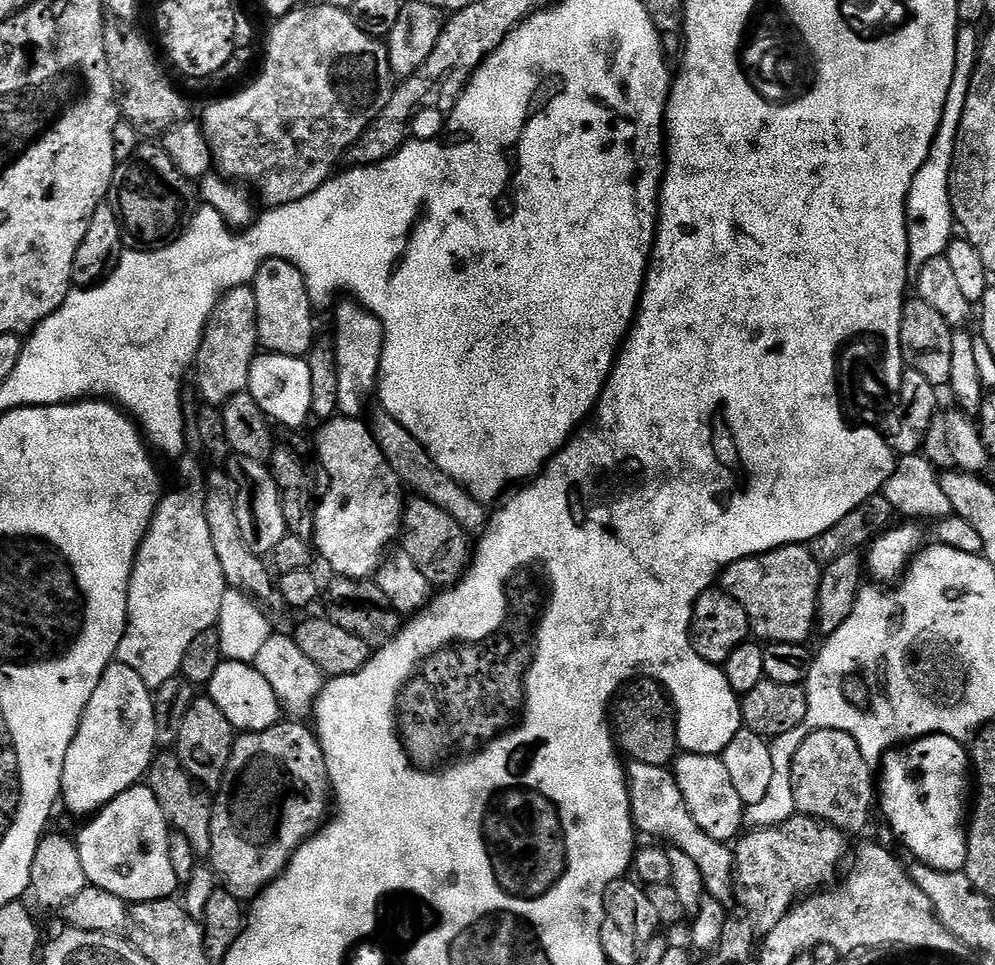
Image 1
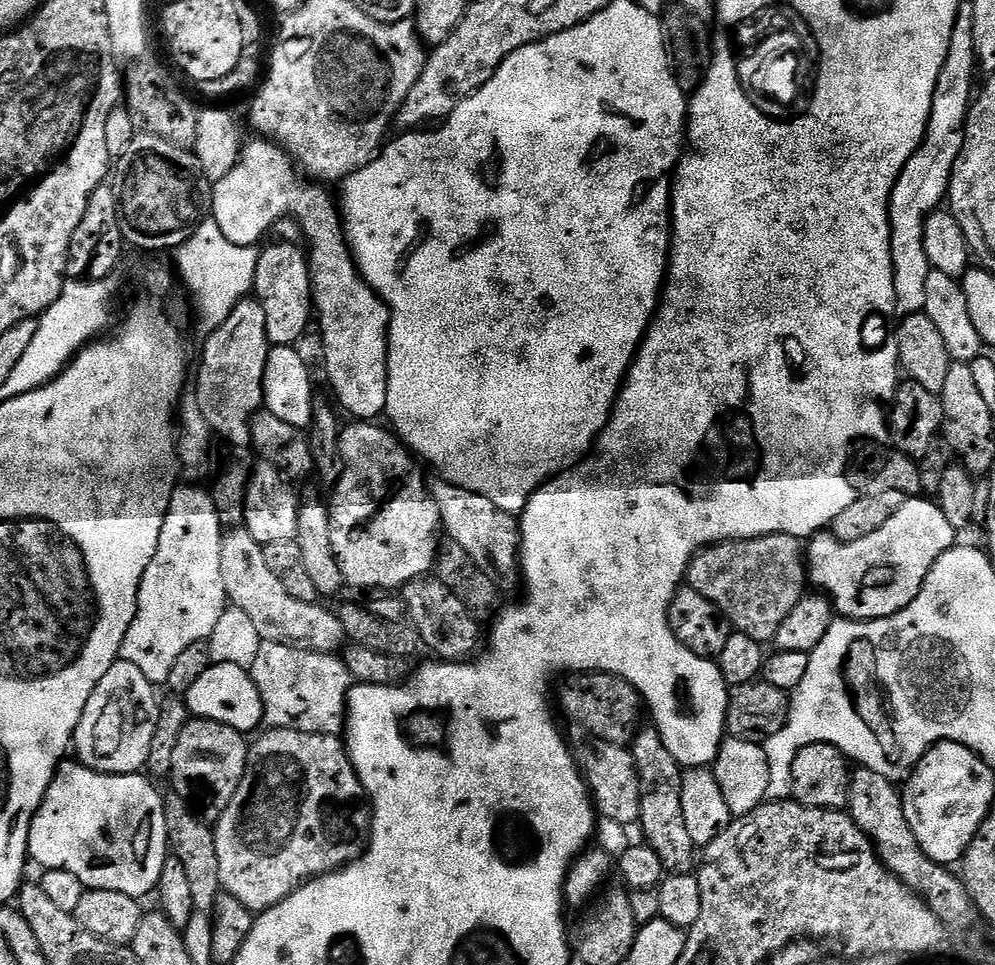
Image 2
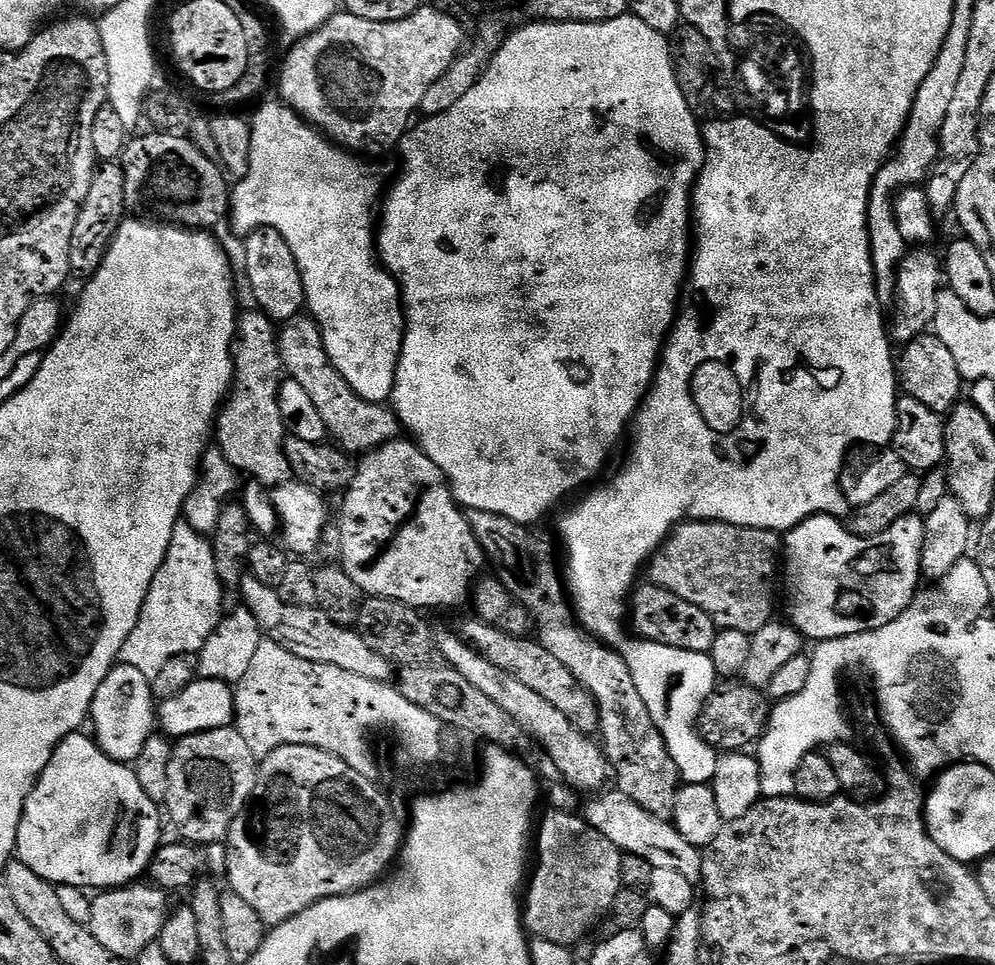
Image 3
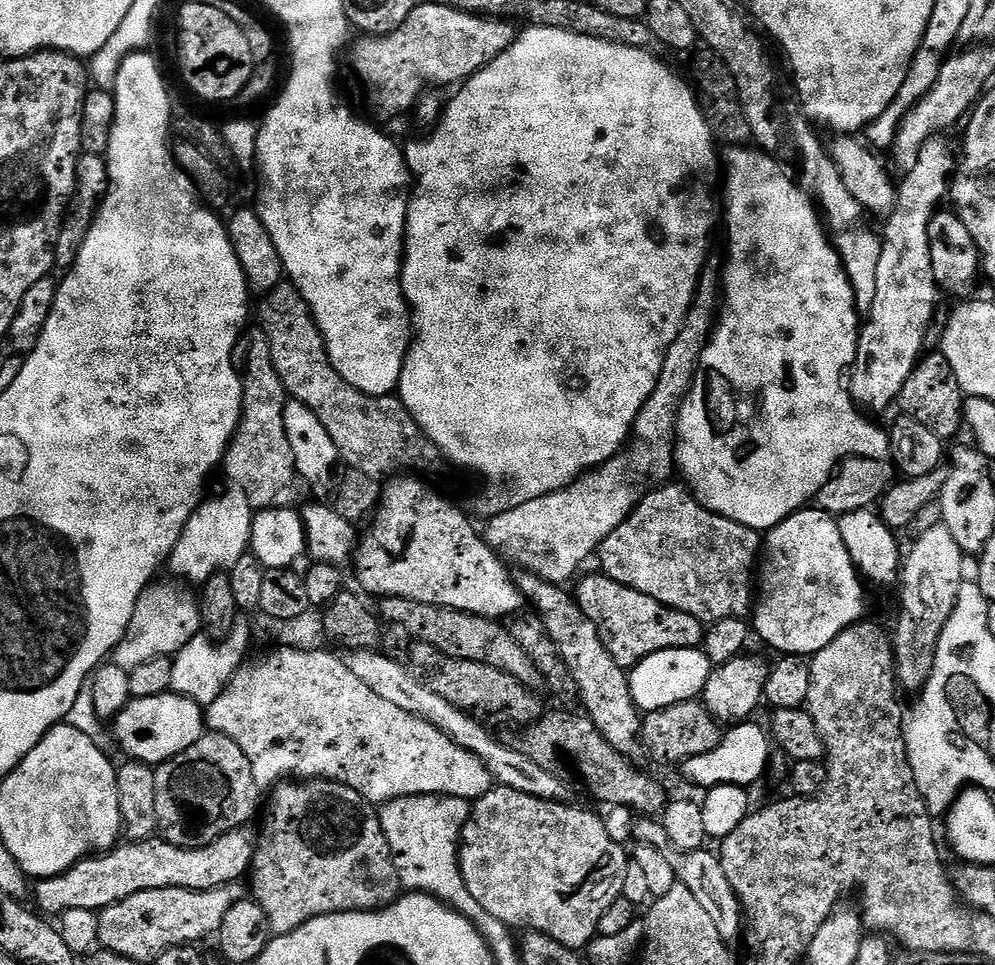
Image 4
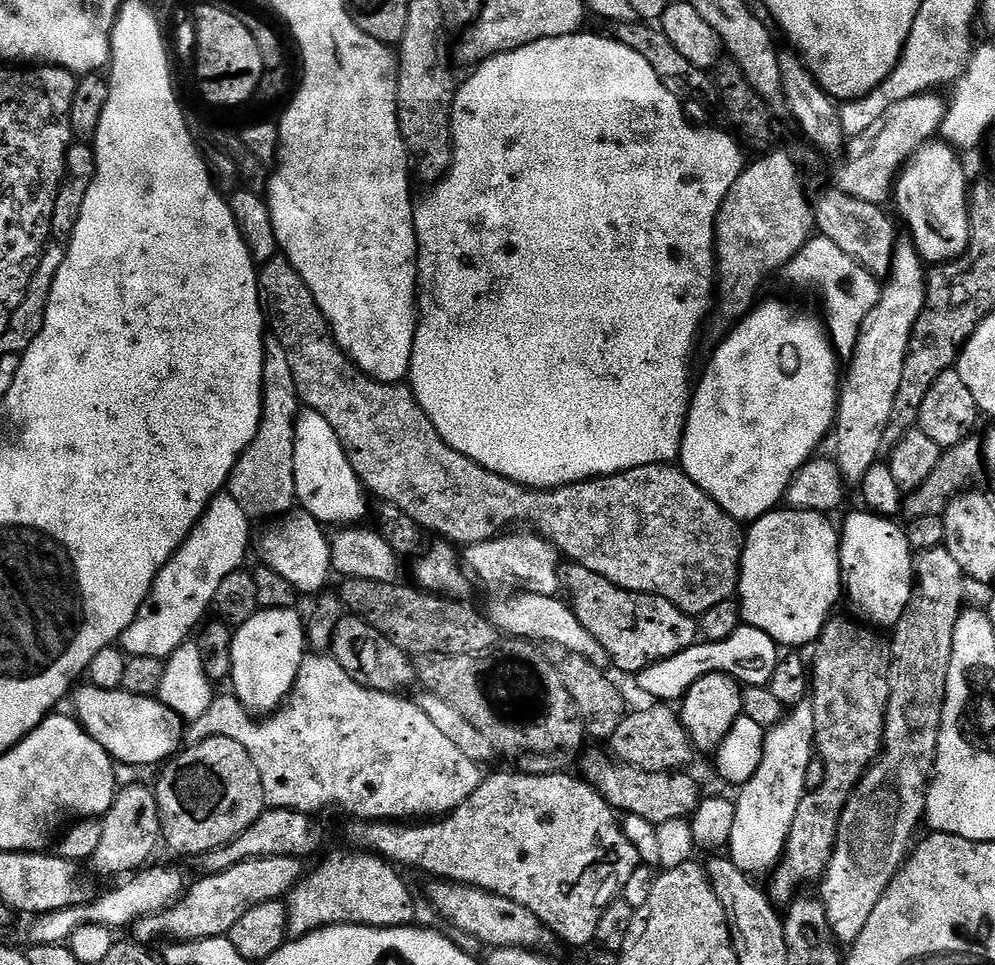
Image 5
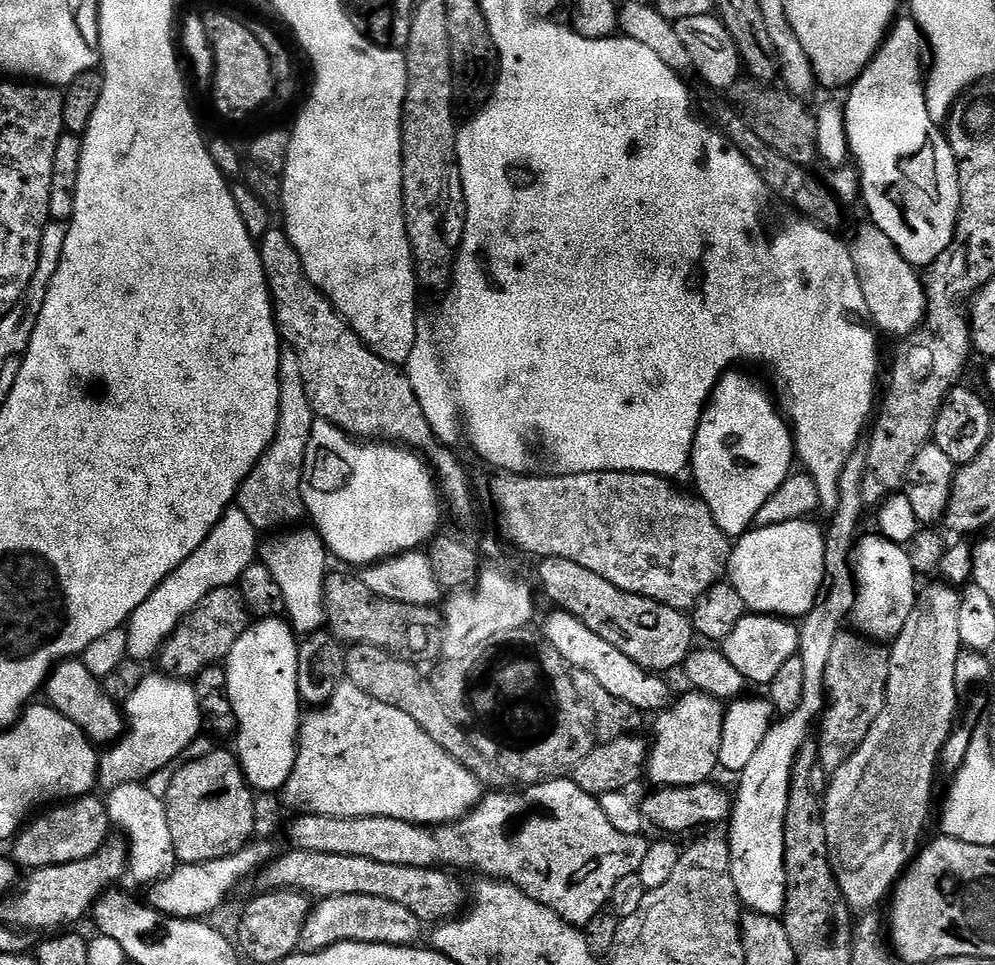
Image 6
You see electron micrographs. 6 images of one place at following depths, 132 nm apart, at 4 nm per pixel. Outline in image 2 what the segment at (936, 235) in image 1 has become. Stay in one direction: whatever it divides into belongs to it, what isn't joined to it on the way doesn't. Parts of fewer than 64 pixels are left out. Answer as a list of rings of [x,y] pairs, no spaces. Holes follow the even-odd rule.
[[[964,2],[956,13],[950,50],[946,54],[942,74],[938,74],[924,143],[910,162],[906,162],[890,198],[896,316],[900,318],[922,312],[926,306],[926,278],[933,272],[932,263],[928,261],[926,225],[929,216],[945,203],[948,179],[952,176],[958,154],[964,148],[964,124],[968,121],[968,110],[974,99],[972,79],[975,76],[978,76],[978,65],[974,50],[974,10],[971,3]]]

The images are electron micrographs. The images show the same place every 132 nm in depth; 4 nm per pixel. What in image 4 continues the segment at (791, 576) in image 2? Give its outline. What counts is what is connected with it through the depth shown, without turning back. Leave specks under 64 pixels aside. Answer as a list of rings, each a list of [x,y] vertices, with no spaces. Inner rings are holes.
[[[668,482],[663,486],[657,486],[652,491],[646,493],[645,496],[641,496],[636,502],[636,508],[600,543],[598,549],[598,557],[600,556],[599,571],[622,586],[630,586],[642,594],[650,594],[650,598],[658,598],[658,602],[662,602],[674,610],[682,610],[684,614],[691,614],[694,618],[698,618],[700,623],[705,626],[718,622],[722,618],[747,617],[754,608],[754,577],[757,575],[758,561],[762,556],[761,533],[757,529],[742,526],[722,514],[711,512],[710,509],[704,507],[696,499],[695,495],[687,487],[681,486],[679,488],[678,485],[672,483]]]

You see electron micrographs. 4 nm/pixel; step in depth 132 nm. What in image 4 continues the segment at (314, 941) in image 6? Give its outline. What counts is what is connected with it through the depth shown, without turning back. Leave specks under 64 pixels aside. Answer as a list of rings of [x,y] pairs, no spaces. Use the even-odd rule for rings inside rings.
[[[300,778],[295,782],[281,782],[271,789],[269,796],[272,797],[269,800],[267,797],[266,800],[268,813],[264,816],[264,825],[258,828],[258,847],[252,859],[250,872],[252,888],[250,884],[250,896],[251,899],[260,903],[262,910],[266,910],[266,918],[270,922],[275,935],[284,936],[287,932],[298,930],[298,926],[302,926],[319,916],[329,916],[335,912],[371,912],[387,908],[389,904],[396,903],[401,895],[402,887],[398,874],[395,872],[395,858],[392,857],[390,844],[386,840],[386,834],[383,833],[377,805],[370,803],[358,790],[354,790],[337,780],[325,780],[323,778]]]

